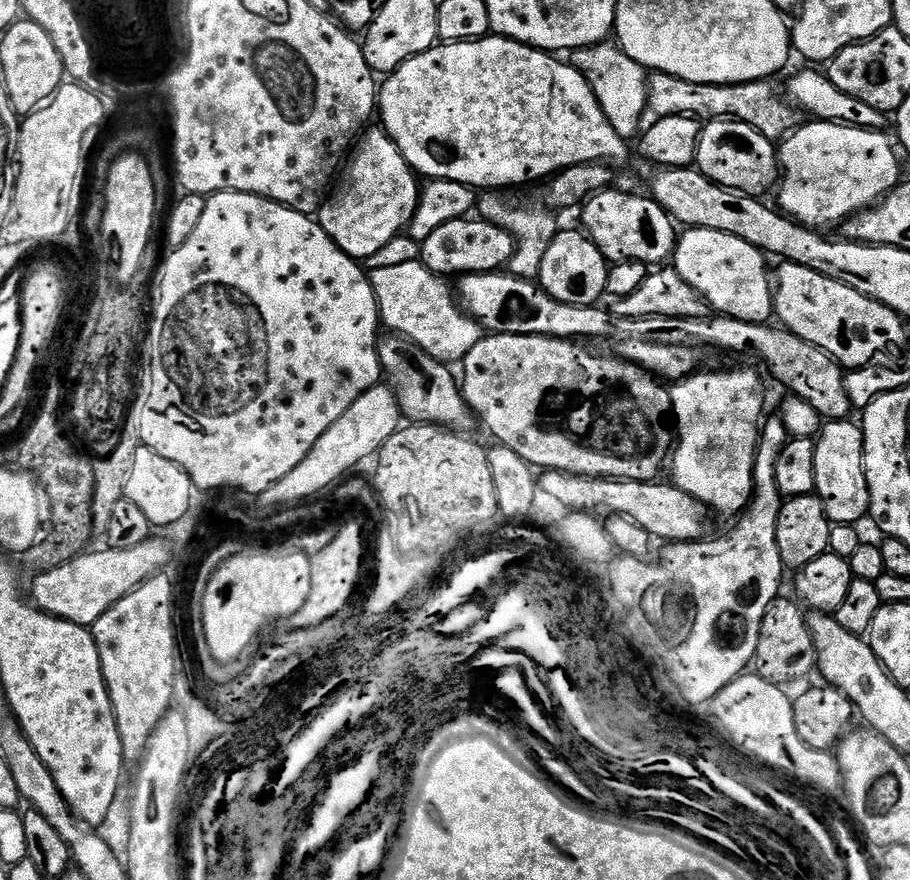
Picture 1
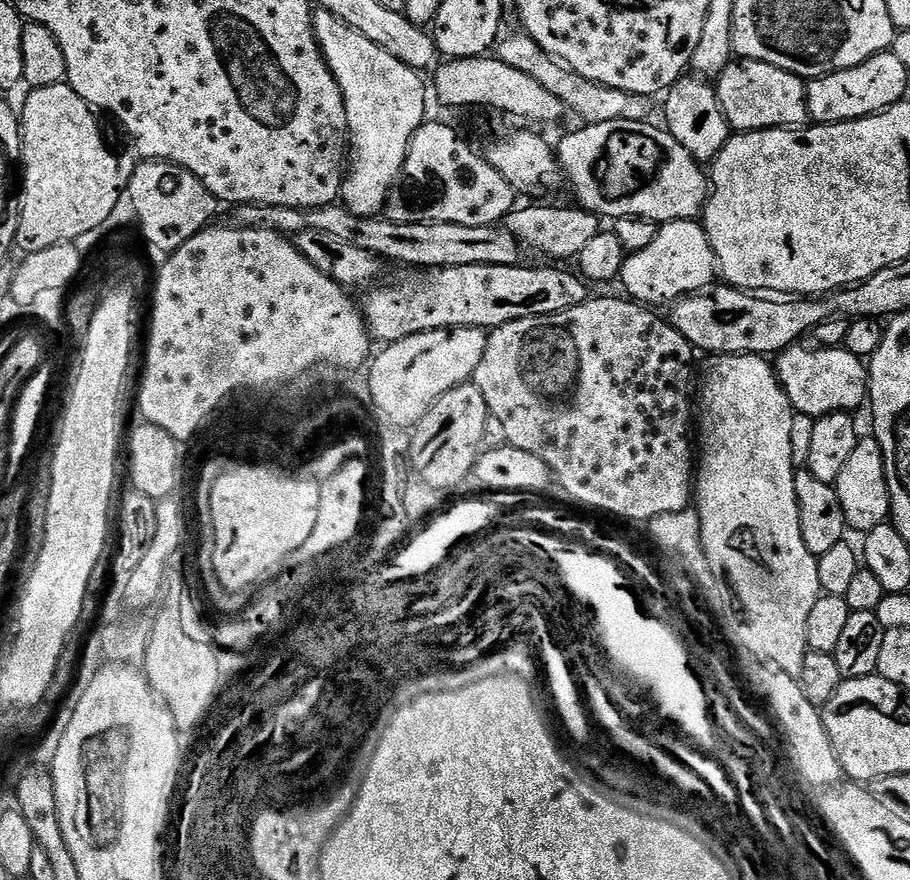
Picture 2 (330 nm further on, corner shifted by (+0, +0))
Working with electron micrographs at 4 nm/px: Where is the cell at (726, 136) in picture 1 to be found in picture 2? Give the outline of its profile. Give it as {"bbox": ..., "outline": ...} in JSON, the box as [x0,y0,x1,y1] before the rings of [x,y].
{"bbox":[663,74,730,162],"outline":[[[685,74],[675,86],[669,88],[664,100],[663,127],[695,160],[711,162],[726,146],[730,135],[730,125],[724,116],[715,87],[707,79]]]}

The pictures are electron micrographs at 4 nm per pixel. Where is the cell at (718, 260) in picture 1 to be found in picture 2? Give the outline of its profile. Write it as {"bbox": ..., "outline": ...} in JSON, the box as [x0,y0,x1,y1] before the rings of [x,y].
{"bbox":[618,220,717,306],"outline":[[[679,220],[660,225],[654,242],[650,242],[646,250],[631,253],[625,259],[618,280],[624,283],[625,290],[629,292],[625,293],[633,301],[645,306],[657,306],[711,289],[712,279],[717,279],[717,276],[716,255],[704,232],[703,223]]]}

